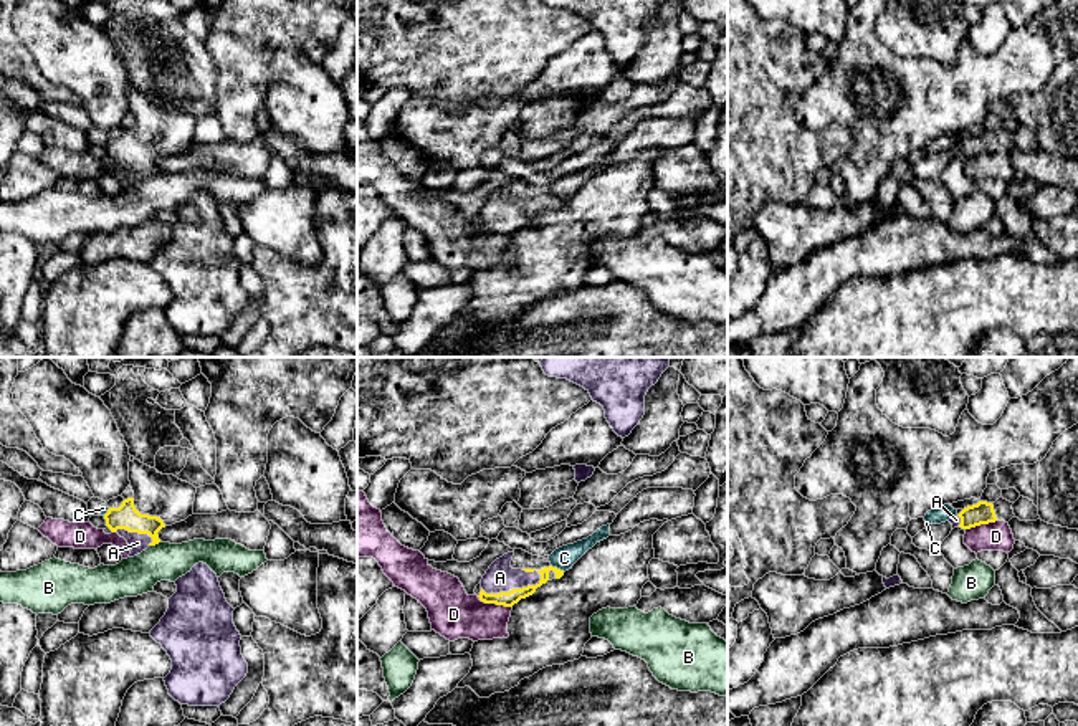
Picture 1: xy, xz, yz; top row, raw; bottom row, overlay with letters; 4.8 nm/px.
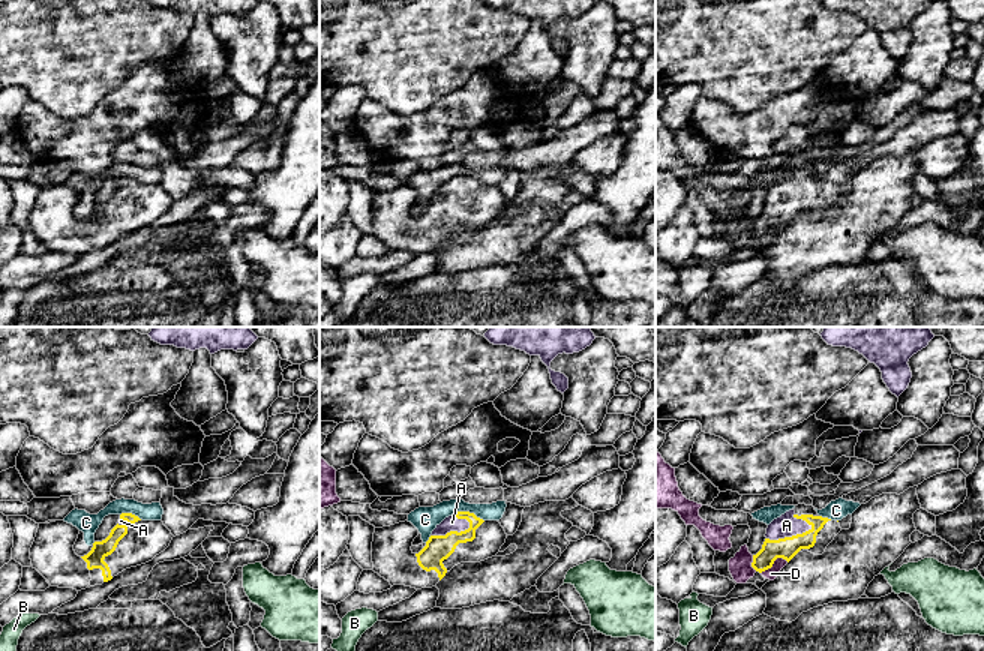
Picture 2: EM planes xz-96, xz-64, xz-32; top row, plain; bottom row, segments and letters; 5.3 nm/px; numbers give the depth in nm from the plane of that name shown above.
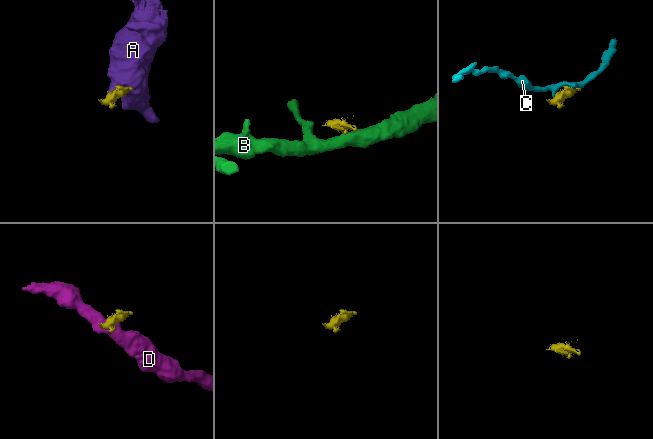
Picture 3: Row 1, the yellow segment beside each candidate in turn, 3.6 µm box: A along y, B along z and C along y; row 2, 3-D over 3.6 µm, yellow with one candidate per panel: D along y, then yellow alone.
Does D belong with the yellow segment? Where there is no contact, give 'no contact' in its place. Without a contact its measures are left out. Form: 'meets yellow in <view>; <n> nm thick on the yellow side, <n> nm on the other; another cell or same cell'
meets yellow in xz; 80 nm thick on the yellow side, 240 nm on the other; another cell

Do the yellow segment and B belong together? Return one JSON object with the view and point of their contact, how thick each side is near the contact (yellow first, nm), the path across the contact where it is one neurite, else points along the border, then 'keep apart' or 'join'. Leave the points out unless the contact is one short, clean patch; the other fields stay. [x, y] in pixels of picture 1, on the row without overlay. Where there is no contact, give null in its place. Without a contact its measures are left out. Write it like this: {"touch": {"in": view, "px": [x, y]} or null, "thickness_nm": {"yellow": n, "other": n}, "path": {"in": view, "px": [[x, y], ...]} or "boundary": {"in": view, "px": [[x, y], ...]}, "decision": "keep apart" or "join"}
{"touch": {"in": "xy", "px": [154, 174]}, "thickness_nm": {"yellow": 120, "other": 190}, "boundary": {"in": "xy", "px": [[161, 171], [149, 176]]}, "decision": "keep apart"}

